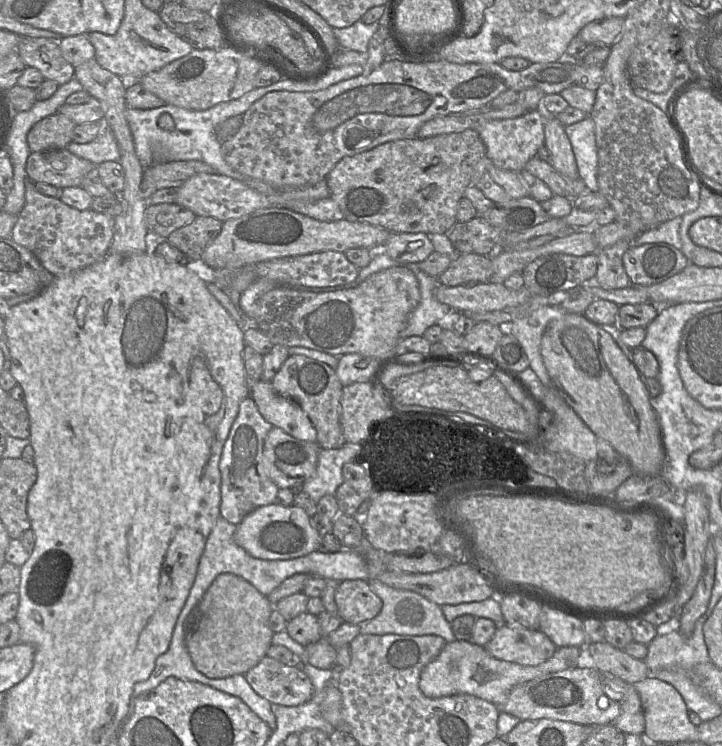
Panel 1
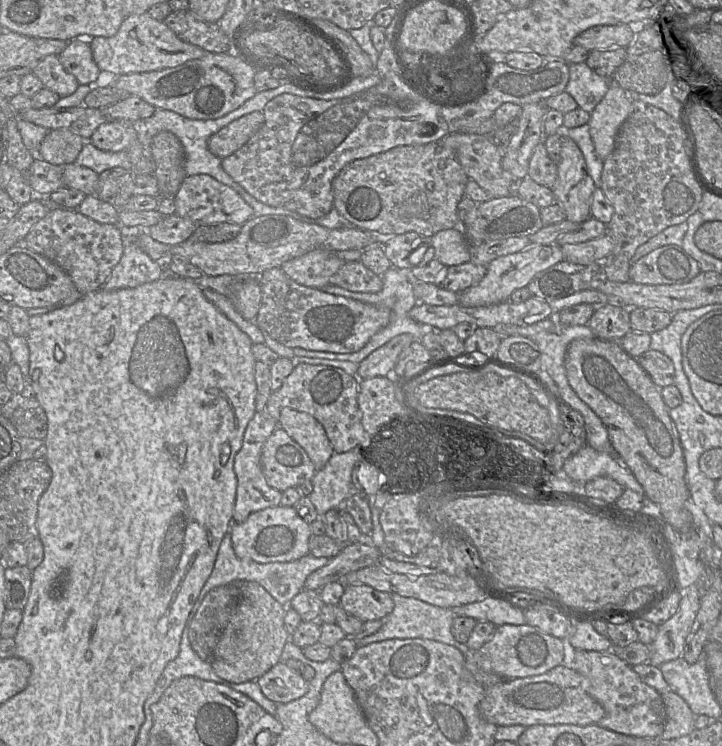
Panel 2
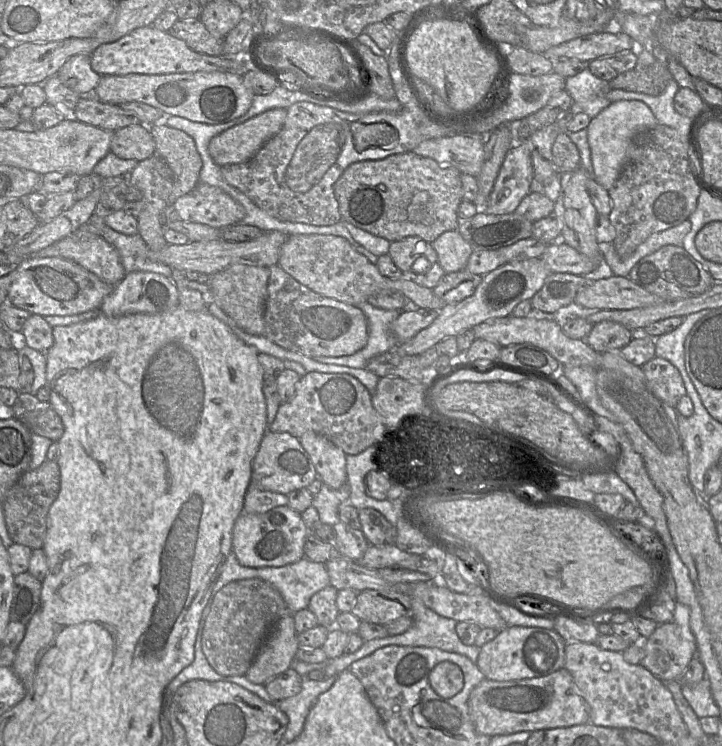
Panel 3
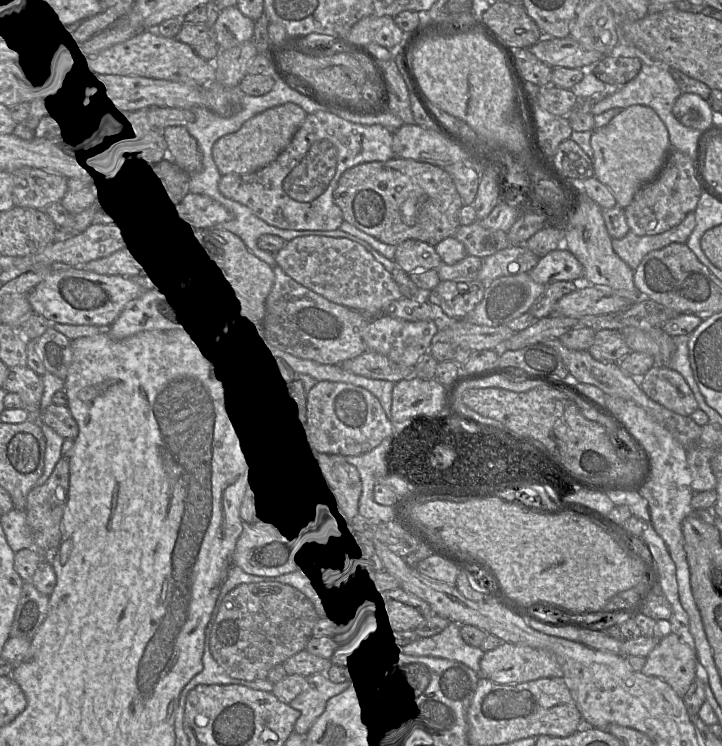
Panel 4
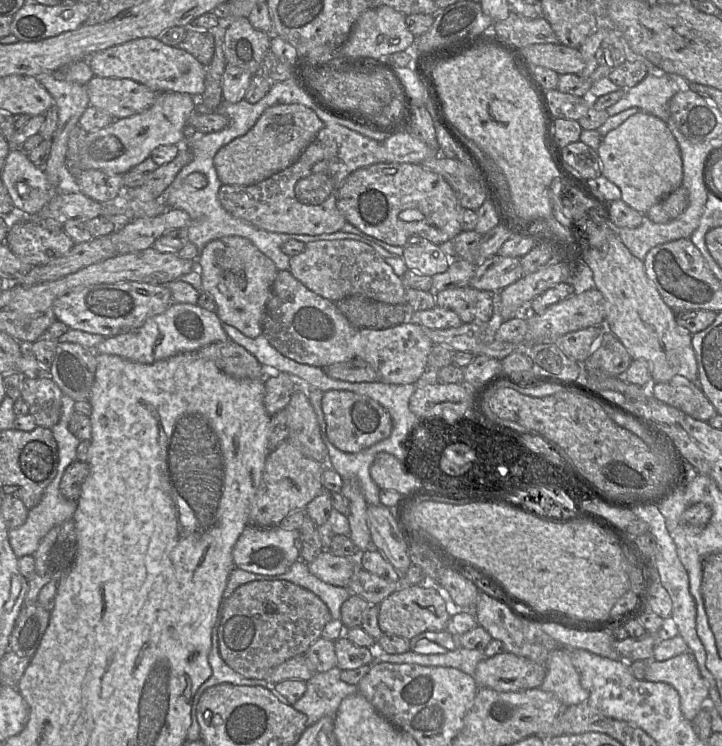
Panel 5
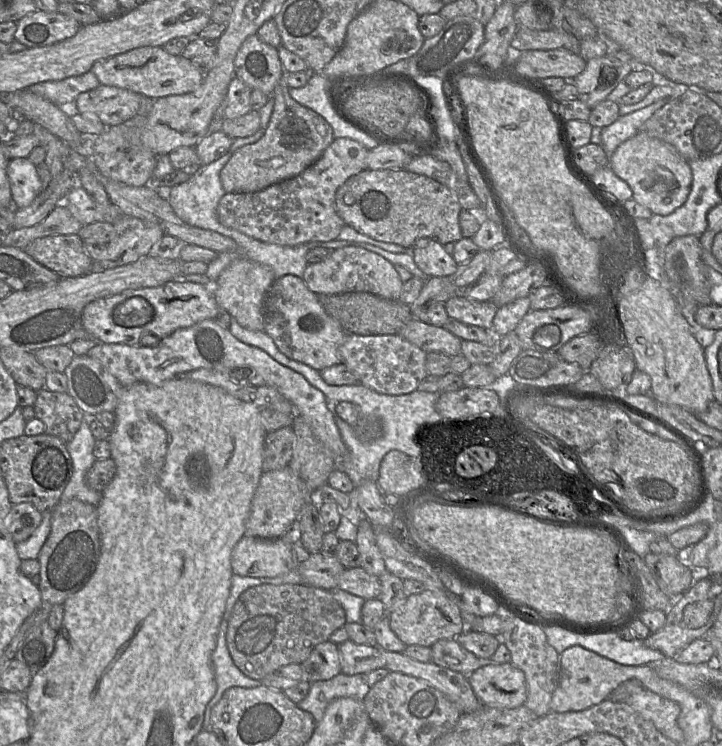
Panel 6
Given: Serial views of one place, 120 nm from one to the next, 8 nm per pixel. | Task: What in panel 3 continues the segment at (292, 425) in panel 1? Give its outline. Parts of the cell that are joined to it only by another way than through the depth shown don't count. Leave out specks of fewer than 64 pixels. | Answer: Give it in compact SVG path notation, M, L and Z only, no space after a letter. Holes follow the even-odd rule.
M307 431L299 441L309 454L317 477L333 489L339 489L347 482L346 454L328 438L314 431Z

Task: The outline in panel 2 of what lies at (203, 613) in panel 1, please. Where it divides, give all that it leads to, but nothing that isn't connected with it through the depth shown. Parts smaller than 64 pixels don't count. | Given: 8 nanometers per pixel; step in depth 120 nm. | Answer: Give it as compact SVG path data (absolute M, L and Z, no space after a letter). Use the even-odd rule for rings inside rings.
M240 582L240 600L222 631L210 664L222 679L232 683L256 681L281 661L285 644L291 638L285 629L284 615L288 607L276 601L255 582Z

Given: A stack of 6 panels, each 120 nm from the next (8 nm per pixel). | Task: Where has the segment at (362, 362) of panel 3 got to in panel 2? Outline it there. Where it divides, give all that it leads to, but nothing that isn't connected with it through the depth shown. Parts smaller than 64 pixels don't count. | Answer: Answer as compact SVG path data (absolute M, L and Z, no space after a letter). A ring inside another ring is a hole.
M391 266L383 275L379 275L379 276L381 276L382 278L383 287L382 290L377 293L352 292L331 284L323 287L321 290L328 294L340 295L364 303L372 304L374 306L386 307L390 312L390 321L385 328L377 332L361 350L355 353L339 354L339 353L332 353L332 352L305 350L302 348L292 348L294 354L296 356L309 357L309 358L326 358L330 360L341 360L341 361L360 363L373 351L383 346L384 344L388 343L390 340L392 340L394 337L398 335L411 334L416 339L421 340L421 338L429 330L434 330L430 326L421 324L410 317L410 311L418 303L412 288L414 281L418 281L418 280L412 277L411 270L410 271L401 270L394 266Z

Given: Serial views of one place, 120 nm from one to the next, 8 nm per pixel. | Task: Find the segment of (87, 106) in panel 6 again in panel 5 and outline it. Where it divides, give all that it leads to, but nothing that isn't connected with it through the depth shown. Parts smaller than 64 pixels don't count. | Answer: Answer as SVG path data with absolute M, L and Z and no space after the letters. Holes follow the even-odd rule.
M94 76L86 85L89 105L114 119L134 116L145 111L159 93L131 79Z

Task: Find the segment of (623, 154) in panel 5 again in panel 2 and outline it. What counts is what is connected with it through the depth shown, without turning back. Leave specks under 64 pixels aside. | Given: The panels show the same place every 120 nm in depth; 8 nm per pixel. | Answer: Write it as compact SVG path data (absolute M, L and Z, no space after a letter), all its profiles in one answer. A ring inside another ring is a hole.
M610 85L603 99L590 114L587 125L598 157L603 161L613 151L619 128L632 111L632 101L626 97L625 90L618 85Z

